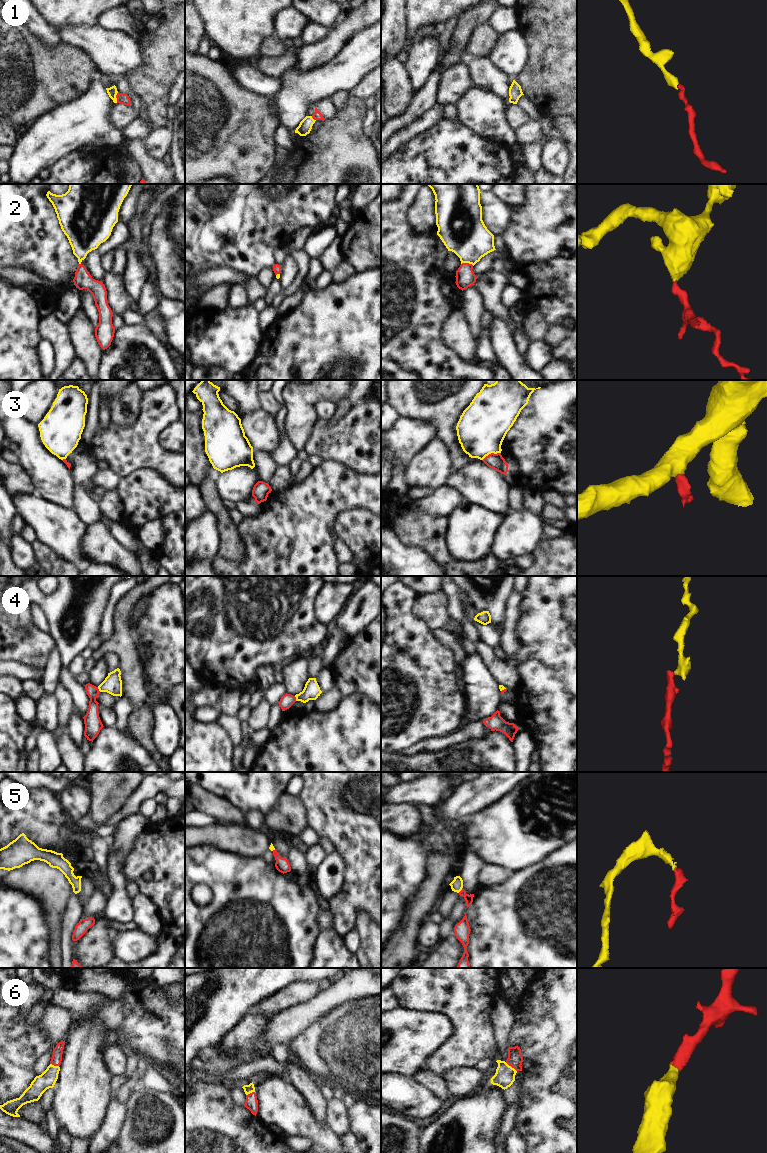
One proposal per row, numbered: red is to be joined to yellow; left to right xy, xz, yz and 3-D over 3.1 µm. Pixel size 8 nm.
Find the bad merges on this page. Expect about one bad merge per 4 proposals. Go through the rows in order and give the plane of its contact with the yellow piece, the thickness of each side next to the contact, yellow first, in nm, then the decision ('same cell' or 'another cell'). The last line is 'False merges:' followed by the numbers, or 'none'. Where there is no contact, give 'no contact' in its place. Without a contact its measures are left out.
1: xy | 80/80 nm | same cell
2: yz | 360/160 nm | same cell
3: yz | 400/130 nm | another cell
4: xy | 150/120 nm | same cell
5: yz | 100/70 nm | same cell
6: yz | 160/120 nm | same cell
False merges: 3

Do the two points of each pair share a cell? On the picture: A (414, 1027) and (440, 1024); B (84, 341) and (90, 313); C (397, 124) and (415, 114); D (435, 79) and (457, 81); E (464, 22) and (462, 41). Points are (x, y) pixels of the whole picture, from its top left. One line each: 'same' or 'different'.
A: same
B: different
C: same
D: different
E: same

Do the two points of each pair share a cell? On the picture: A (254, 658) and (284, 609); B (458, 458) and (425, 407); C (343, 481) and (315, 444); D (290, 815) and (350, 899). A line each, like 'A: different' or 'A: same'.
A: same
B: same
C: different
D: different

